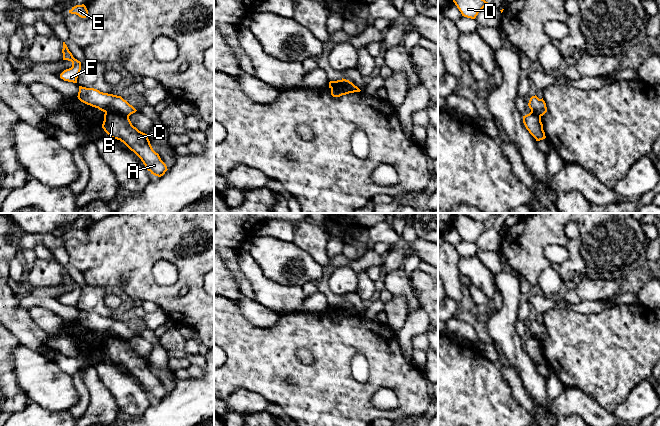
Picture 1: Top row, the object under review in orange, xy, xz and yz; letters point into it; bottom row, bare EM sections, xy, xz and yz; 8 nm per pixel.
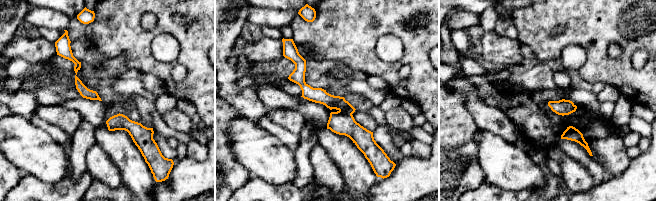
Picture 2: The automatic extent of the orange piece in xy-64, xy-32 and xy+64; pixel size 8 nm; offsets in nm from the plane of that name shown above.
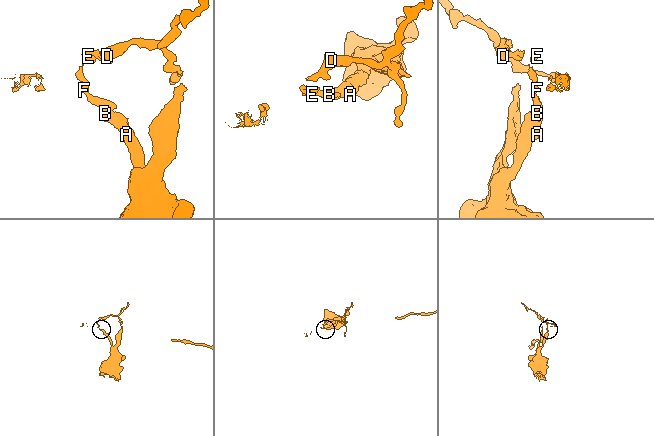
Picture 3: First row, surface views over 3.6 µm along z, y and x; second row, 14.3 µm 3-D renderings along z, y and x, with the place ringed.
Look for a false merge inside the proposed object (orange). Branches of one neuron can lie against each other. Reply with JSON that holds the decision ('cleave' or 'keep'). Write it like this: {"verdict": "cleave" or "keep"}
{"verdict": "cleave"}

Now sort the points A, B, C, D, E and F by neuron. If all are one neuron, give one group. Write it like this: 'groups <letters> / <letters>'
groups A B C / D E F

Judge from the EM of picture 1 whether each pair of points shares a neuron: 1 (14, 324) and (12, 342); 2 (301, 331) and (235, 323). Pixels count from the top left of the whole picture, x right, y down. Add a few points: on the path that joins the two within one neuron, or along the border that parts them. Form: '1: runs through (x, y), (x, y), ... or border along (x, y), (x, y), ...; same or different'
1: border along (10, 330), (20, 343); different
2: runs through (285, 335), (251, 335); same

